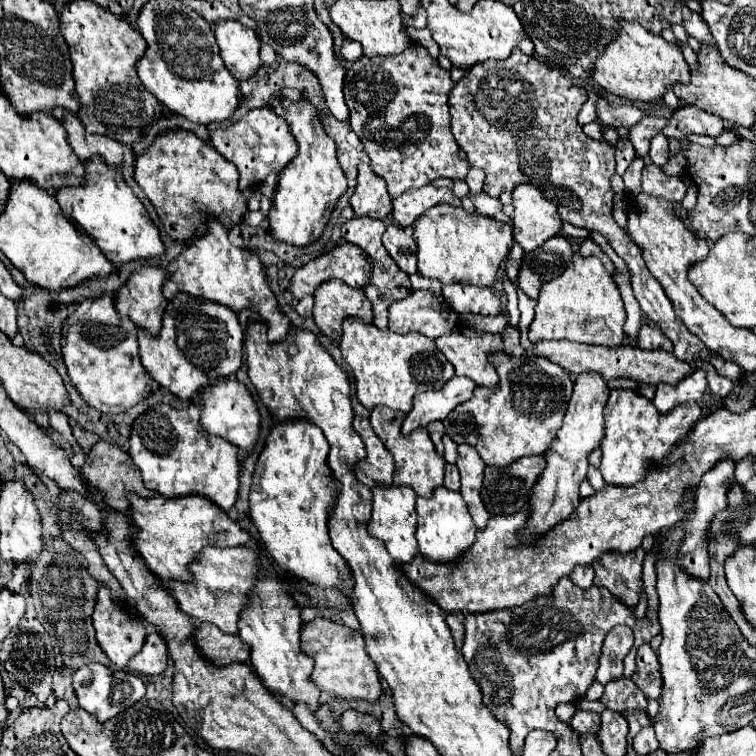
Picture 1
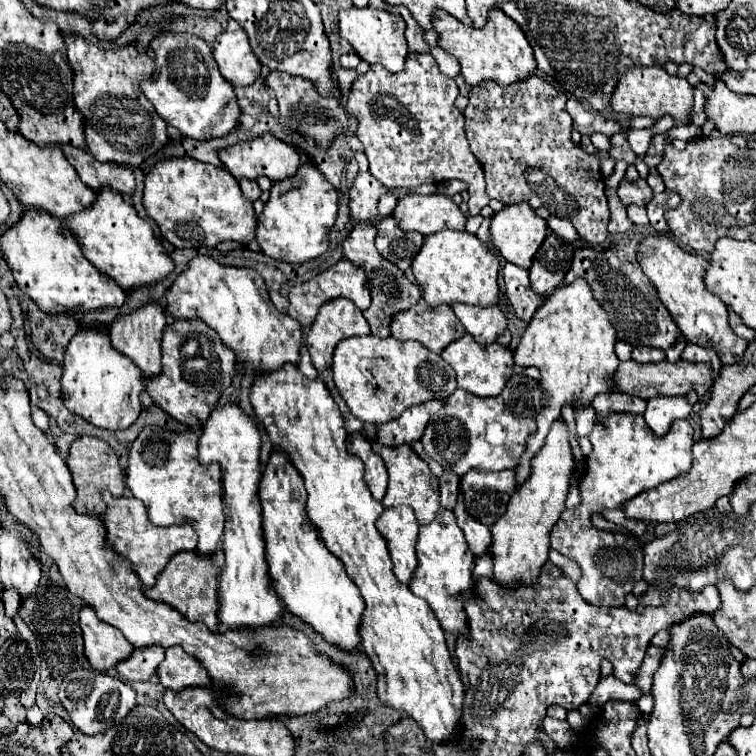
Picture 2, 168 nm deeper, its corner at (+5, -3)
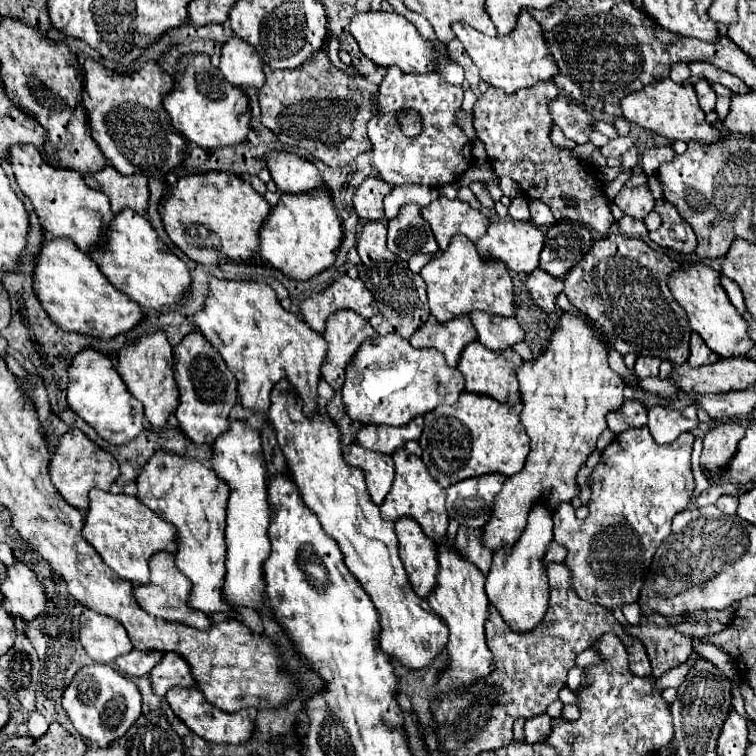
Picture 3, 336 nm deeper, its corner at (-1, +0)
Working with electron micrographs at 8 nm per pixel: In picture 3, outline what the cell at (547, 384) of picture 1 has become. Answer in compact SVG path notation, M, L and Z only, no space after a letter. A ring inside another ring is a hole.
M463 392L451 406L439 406L431 414L425 414L423 434L419 444L423 448L421 460L429 474L447 488L461 480L483 476L483 474L517 474L529 454L529 436L519 420L521 402L515 406L503 406L493 398Z

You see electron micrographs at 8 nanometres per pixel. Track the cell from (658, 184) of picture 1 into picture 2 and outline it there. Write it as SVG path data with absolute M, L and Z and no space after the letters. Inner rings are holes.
M639 179L639 181L621 181L619 185L619 197L623 201L623 205L629 205L629 203L635 203L635 205L647 205L653 197L653 189L647 185L645 179Z

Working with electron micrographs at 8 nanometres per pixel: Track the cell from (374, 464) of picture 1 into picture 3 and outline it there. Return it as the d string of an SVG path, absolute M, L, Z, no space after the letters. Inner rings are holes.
M355 442L343 450L343 458L347 464L363 470L369 496L379 506L393 484L393 474L395 474L393 460L387 458L385 454L375 454L365 448L359 448Z

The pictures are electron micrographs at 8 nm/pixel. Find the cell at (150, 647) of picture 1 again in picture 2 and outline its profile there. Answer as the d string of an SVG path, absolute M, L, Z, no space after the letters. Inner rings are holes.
M161 645L135 649L131 657L127 657L117 665L117 671L127 681L147 681L151 675L155 675L163 659L165 659L165 649Z

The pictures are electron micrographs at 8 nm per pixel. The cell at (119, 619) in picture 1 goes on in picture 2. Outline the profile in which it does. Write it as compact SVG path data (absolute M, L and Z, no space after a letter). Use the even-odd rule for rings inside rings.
M83 605L79 625L85 641L85 657L93 669L109 671L133 653L133 647L125 641L119 629L113 629L109 623L101 621L91 605Z

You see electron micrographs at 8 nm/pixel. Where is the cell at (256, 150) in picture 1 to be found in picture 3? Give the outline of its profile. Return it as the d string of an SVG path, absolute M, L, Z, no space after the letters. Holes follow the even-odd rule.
M267 154L267 168L277 188L287 194L305 194L323 184L321 172L311 162L297 154Z

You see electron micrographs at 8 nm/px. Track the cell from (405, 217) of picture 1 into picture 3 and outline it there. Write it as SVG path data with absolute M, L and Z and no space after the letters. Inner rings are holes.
M439 196L429 206L425 206L423 218L427 218L431 224L441 250L447 250L451 238L457 234L463 234L471 242L477 242L489 226L489 218L481 210L475 210L457 198L449 200L445 196Z

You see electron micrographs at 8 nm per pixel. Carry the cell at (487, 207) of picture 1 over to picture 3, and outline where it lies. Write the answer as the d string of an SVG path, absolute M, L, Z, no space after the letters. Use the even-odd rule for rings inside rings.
M389 68L387 76L379 84L377 102L379 114L371 118L367 134L373 144L375 168L389 186L419 184L441 188L455 182L471 166L471 142L455 124L455 112L463 102L463 90L459 86L447 84L439 74L413 76L399 68ZM405 108L413 108L423 116L423 134L419 138L403 136L395 122L395 110Z

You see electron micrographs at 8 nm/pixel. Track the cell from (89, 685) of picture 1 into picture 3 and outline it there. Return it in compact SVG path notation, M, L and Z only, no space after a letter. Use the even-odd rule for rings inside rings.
M91 664L81 668L69 688L63 692L63 710L81 738L107 748L125 736L141 716L141 694L129 678L113 670L109 664Z

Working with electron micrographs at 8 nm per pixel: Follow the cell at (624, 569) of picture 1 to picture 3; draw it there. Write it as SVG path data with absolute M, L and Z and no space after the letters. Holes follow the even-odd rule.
M647 428L627 430L607 446L607 450L601 456L601 462L597 464L591 476L593 494L589 504L589 516L585 520L577 520L571 504L559 506L559 510L553 516L553 538L567 548L565 564L571 572L571 590L579 594L581 600L605 608L619 608L623 604L631 604L637 600L657 546L671 534L673 516L687 508L689 498L695 490L691 472L693 440L695 436L691 432L685 432L677 438L677 442L659 446L655 444Z

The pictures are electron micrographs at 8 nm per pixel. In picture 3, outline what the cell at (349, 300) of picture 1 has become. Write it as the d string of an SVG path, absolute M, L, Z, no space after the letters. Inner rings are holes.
M339 310L339 314L333 314L327 320L327 330L323 334L327 340L327 358L321 366L321 374L333 390L341 390L345 368L351 364L361 342L375 336L371 324L353 310Z

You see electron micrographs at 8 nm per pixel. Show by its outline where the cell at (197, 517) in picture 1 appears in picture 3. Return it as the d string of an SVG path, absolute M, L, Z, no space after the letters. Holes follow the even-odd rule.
M91 490L89 494L89 510L83 524L83 538L87 538L87 542L97 550L97 554L109 568L113 568L123 580L129 580L133 586L147 582L147 558L151 558L151 554L161 550L175 550L175 526L151 514L151 510L147 510L147 506L143 506L133 496L101 490Z

